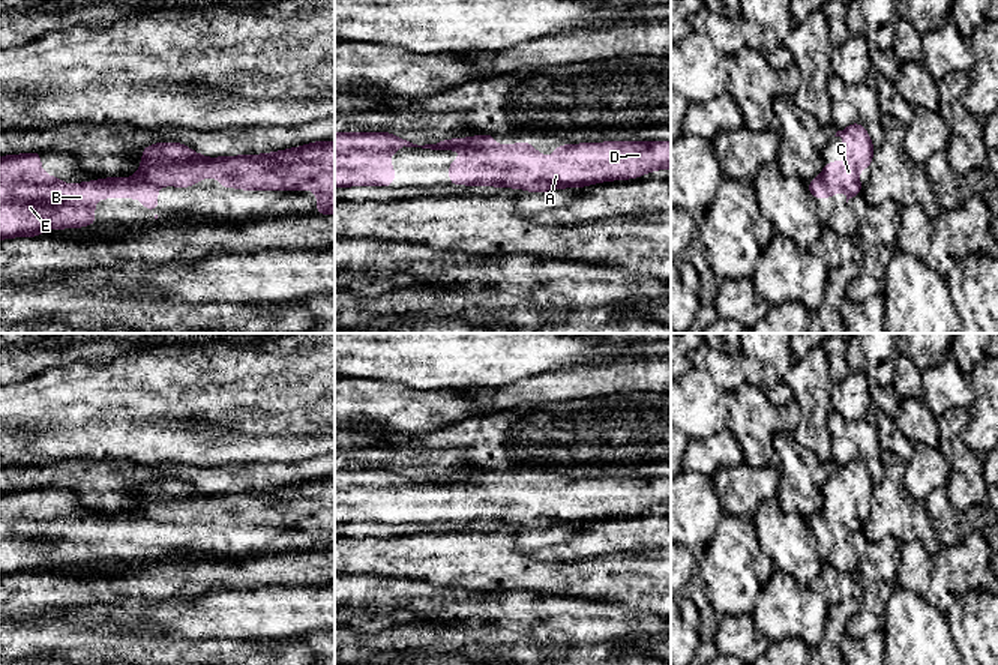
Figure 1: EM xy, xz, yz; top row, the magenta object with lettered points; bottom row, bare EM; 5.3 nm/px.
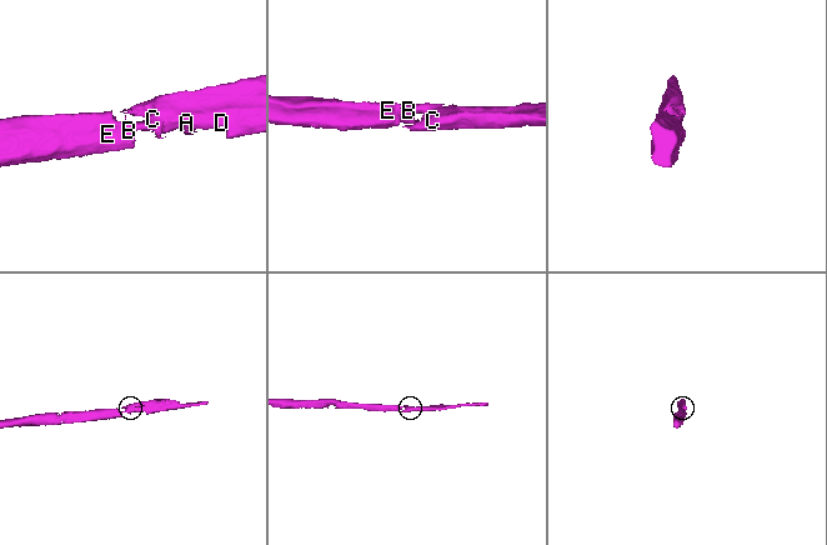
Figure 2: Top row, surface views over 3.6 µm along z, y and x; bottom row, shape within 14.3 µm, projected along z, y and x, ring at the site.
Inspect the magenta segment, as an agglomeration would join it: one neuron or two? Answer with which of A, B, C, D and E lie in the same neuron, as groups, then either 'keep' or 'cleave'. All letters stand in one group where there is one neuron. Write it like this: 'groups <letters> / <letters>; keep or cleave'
groups A B C D E; keep

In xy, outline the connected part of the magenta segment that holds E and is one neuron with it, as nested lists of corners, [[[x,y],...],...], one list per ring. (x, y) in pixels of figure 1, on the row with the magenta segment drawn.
[[[318,141],[296,149],[266,155],[204,158],[182,143],[158,143],[143,149],[141,168],[126,179],[99,179],[65,185],[41,170],[41,152],[0,156],[0,240],[33,237],[53,228],[95,225],[98,198],[141,198],[143,206],[158,209],[158,185],[188,188],[204,177],[216,176],[221,186],[243,191],[299,191],[312,189],[317,197],[317,215],[335,213],[335,141]]]

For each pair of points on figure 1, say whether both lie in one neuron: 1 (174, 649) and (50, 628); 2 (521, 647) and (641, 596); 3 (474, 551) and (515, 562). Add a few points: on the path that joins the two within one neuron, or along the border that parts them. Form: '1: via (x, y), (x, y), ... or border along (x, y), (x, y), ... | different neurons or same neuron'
1: via (143, 649), (81, 649) | same neuron
2: border along (589, 598), (622, 602), (655, 614) | different neurons
3: via (485, 560), (505, 562) | same neuron

